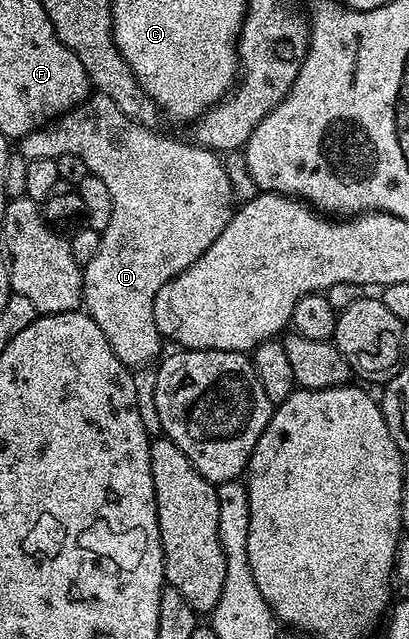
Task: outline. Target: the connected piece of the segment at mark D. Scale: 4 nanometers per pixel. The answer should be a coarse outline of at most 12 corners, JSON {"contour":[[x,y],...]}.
{"contour":[[91,93],[24,135],[113,196],[82,306],[129,369],[237,206],[216,152]]}

